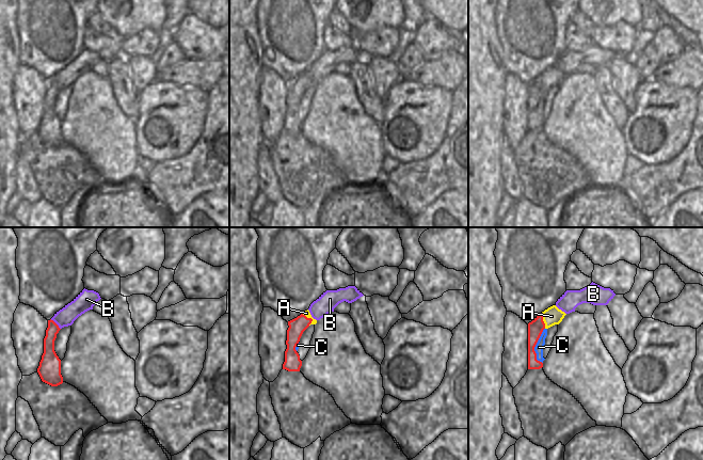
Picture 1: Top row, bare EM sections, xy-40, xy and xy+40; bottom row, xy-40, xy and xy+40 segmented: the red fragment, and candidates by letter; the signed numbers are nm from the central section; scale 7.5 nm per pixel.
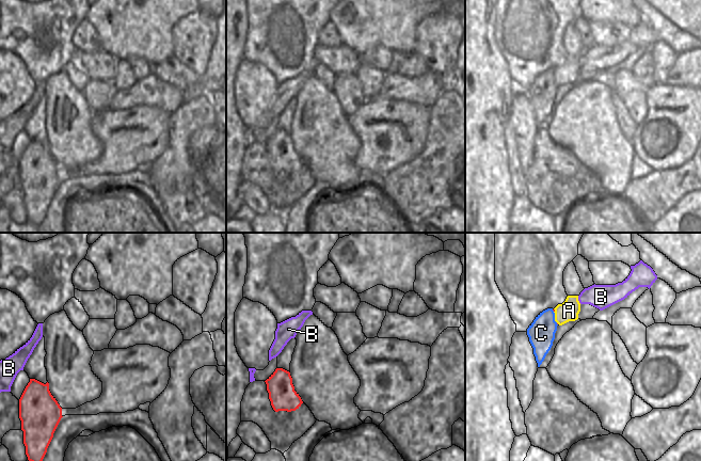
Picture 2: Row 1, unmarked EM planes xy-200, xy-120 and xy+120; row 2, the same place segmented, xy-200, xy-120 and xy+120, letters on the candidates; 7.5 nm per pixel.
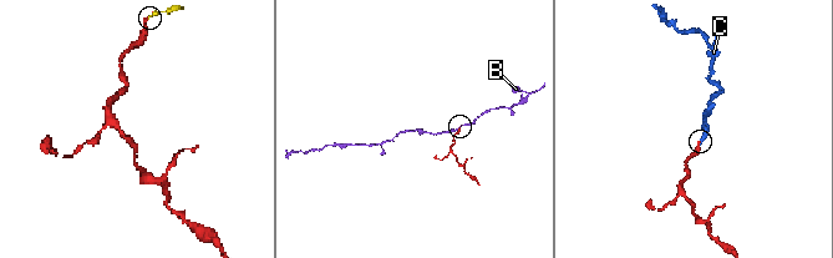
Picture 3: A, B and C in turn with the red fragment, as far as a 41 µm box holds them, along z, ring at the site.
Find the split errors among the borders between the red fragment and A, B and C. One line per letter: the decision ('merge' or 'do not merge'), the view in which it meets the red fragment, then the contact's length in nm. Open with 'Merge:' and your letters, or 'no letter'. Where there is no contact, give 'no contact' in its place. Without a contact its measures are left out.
Merge: C
A: do not merge; meets red in xy; contact 110 nm long
B: do not merge; meets red in xy-40; contact 110 nm long
C: merge; meets red in xy+40; contact 280 nm long

